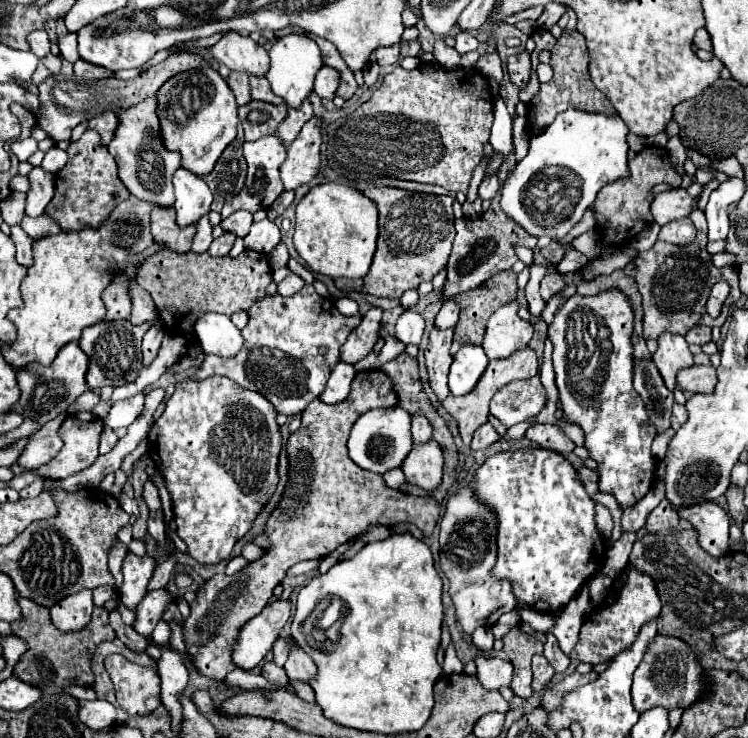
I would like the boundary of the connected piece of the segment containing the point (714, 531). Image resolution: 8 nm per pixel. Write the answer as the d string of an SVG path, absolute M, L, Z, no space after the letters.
M706 501L700 505L682 507L678 509L678 513L680 517L686 517L698 531L698 543L702 545L702 549L706 549L714 557L724 557L730 541L730 519L720 505L716 505L714 501Z

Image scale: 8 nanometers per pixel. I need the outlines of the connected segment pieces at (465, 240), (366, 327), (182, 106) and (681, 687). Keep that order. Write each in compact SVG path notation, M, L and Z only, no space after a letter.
M496 195L492 199L490 209L486 213L482 213L478 219L468 219L468 217L456 219L456 239L454 239L452 253L450 253L450 259L446 265L448 277L444 283L442 299L448 299L448 297L454 297L458 293L476 289L480 283L494 277L494 273L510 269L518 261L518 255L514 251L516 245L522 245L528 249L536 247L538 239L528 235L522 227L518 227L514 221L510 221L502 213L502 209L498 207L498 197L500 195Z
M372 307L362 317L362 323L348 335L346 343L340 349L340 359L344 363L356 363L372 351L378 339L378 325L380 325L382 315L384 311L380 307Z
M210 65L182 71L168 79L158 91L158 117L164 145L182 153L182 167L198 175L208 175L222 151L236 139L238 115L234 93Z
M664 635L654 637L642 663L634 671L634 683L632 683L634 709L638 713L644 713L652 707L686 709L704 693L706 681L704 681L702 673L704 673L702 665L696 661L694 651L684 641L680 641L676 637L664 637Z

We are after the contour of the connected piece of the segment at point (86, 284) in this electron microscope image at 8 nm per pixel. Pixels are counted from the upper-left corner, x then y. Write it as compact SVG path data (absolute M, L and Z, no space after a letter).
M130 195L116 205L98 229L60 231L34 239L34 263L22 285L24 307L8 313L8 319L18 327L16 343L2 347L4 359L10 365L16 369L32 361L50 365L60 347L78 341L84 327L104 319L106 307L102 305L102 291L110 285L120 263L126 261L130 253L136 255L154 245L154 237L150 237L150 211L154 207L154 203L138 201L138 197Z

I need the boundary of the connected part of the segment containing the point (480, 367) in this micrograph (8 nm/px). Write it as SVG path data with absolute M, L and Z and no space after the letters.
M464 345L450 367L450 393L468 395L488 365L488 357L480 345Z

